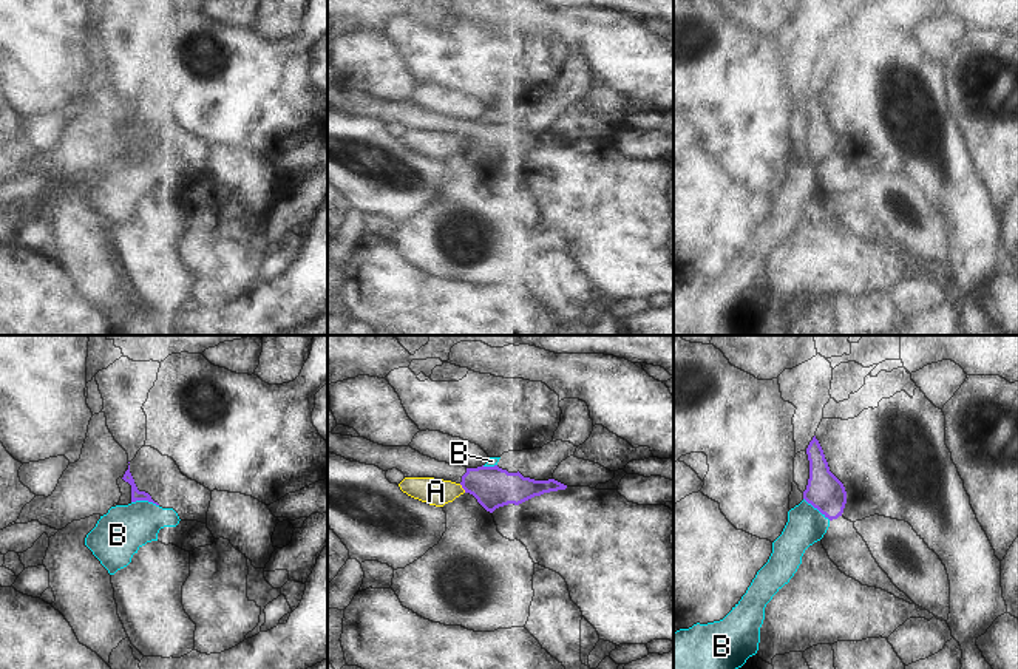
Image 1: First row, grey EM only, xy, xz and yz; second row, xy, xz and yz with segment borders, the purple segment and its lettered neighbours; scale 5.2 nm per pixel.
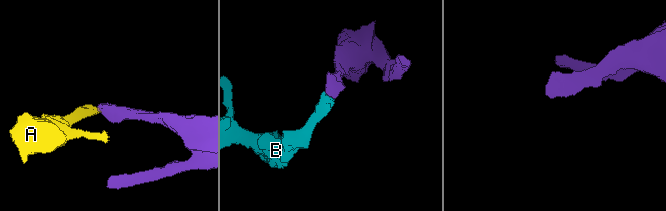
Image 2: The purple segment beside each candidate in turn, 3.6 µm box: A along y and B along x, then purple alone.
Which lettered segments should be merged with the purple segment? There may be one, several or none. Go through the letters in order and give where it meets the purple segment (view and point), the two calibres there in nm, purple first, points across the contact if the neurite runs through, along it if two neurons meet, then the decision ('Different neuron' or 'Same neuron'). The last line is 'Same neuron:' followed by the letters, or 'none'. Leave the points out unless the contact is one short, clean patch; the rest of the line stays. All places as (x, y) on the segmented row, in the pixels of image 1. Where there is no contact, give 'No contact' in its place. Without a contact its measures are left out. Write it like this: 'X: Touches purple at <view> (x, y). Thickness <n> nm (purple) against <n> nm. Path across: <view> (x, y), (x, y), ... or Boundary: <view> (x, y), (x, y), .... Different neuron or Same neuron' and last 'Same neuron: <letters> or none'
A: Touches purple at xz (462, 487). Thickness 220 nm (purple) against 140 nm. Boundary: xz (459, 484), (465, 492). Different neuron
B: Touches purple at yz (817, 509). Thickness 190 nm (purple) against 200 nm. Boundary: yz (804, 498), (830, 519). Different neuron
Same neuron: none.

